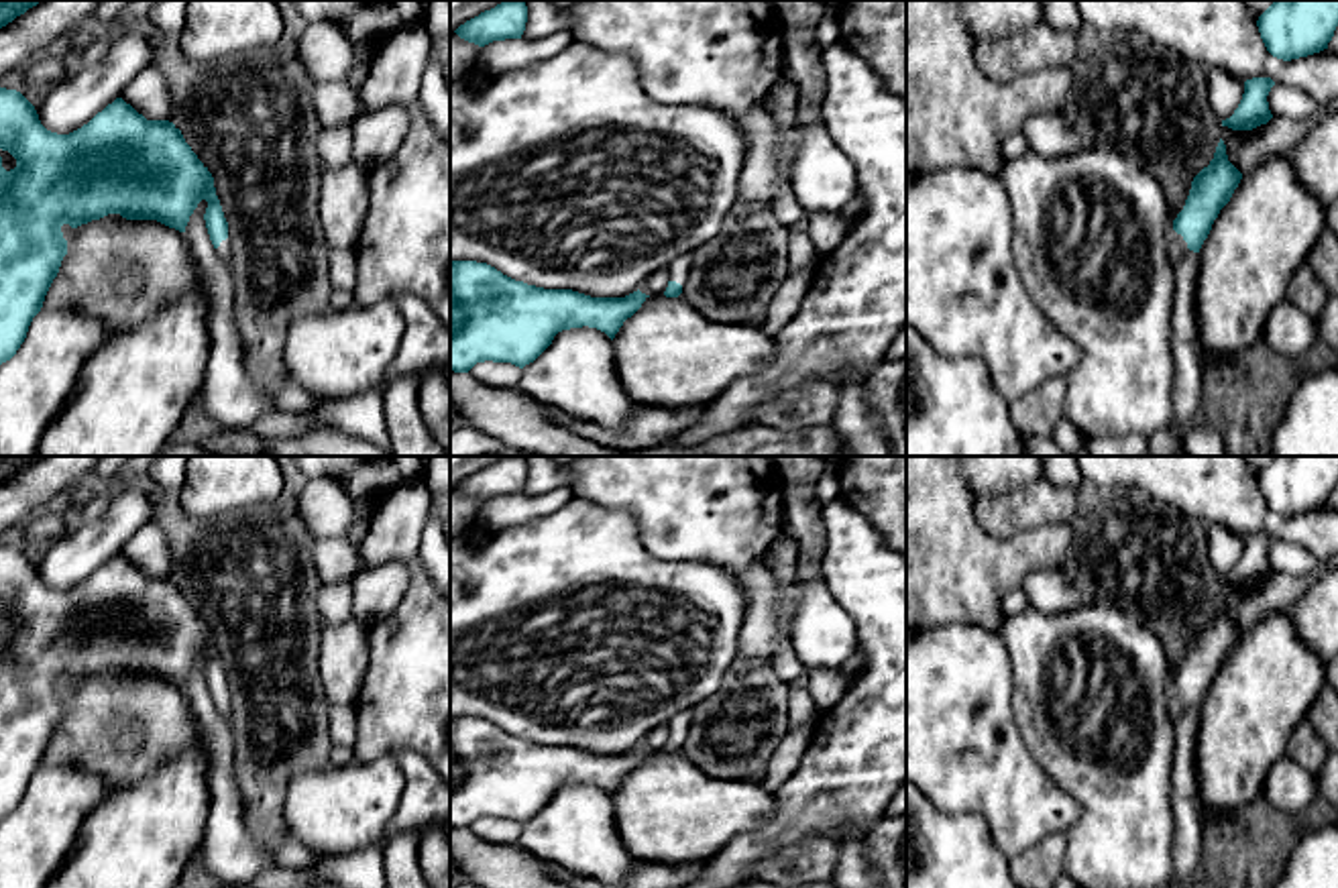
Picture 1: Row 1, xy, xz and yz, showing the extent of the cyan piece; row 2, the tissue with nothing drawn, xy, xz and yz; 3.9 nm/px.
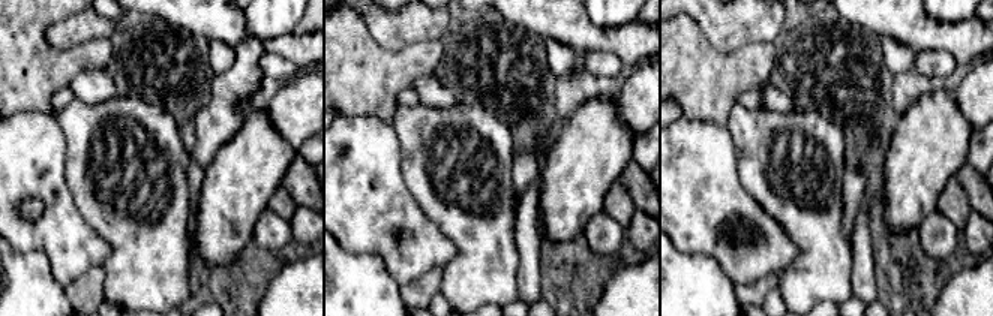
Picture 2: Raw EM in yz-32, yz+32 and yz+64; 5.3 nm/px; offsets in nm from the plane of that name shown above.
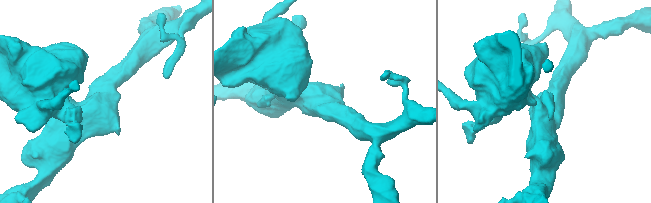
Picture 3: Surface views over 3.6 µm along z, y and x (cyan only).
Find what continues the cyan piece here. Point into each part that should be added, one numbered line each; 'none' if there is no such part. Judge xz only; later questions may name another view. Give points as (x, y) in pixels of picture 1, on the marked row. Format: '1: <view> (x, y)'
1: xz (679, 269)

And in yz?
1: yz (1176, 245)

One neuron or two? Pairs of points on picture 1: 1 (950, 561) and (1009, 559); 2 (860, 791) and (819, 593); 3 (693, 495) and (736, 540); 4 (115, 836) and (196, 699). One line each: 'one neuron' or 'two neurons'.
1: one neuron
2: two neurons
3: one neuron
4: two neurons

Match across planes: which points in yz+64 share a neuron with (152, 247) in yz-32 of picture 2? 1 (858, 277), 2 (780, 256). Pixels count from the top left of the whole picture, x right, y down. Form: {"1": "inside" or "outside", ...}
{"1": "outside", "2": "outside"}

